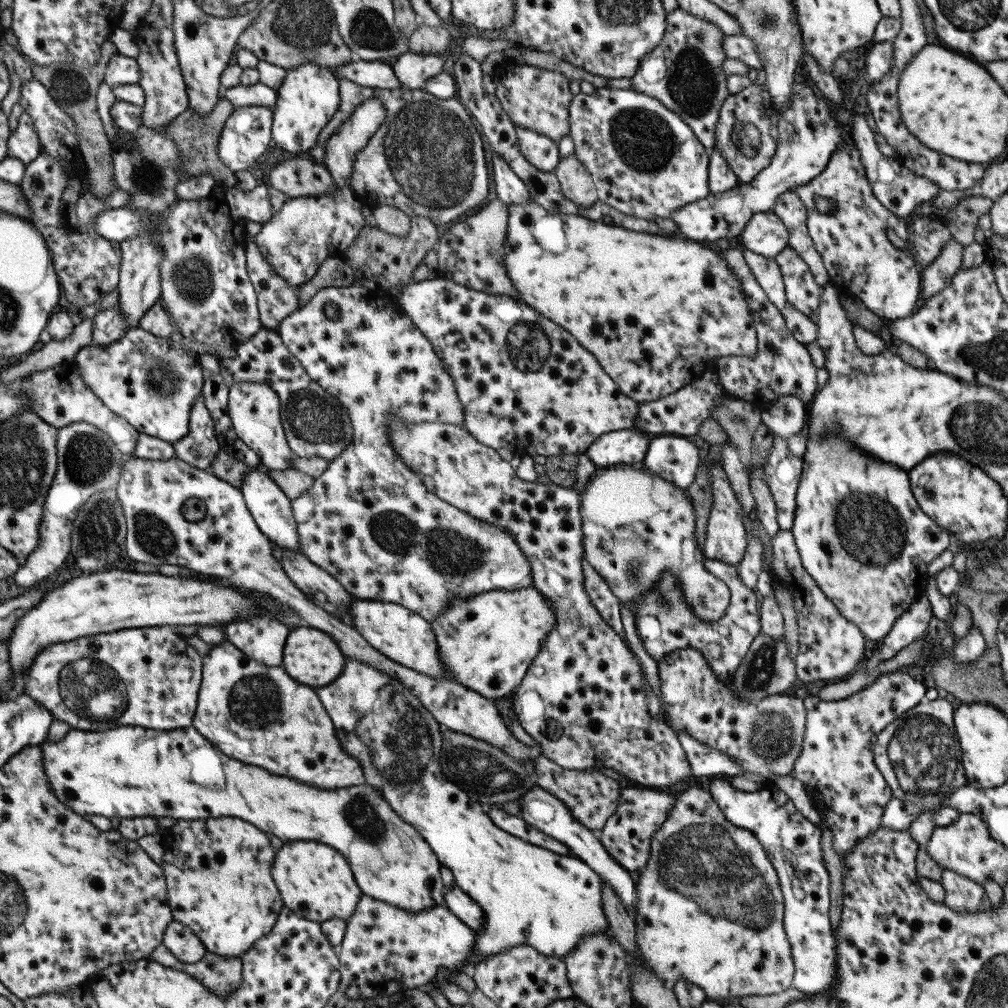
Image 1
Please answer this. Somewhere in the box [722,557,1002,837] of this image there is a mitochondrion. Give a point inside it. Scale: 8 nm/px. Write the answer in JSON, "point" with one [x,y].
{"point":[921,754]}

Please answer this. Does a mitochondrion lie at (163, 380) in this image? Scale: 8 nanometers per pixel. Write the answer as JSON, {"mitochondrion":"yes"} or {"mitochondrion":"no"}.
{"mitochondrion":"yes"}

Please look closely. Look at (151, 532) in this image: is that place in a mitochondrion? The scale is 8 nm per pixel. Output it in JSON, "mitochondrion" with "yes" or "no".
{"mitochondrion":"yes"}

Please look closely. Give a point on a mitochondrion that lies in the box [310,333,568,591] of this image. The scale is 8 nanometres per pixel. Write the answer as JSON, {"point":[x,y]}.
{"point":[451,554]}

